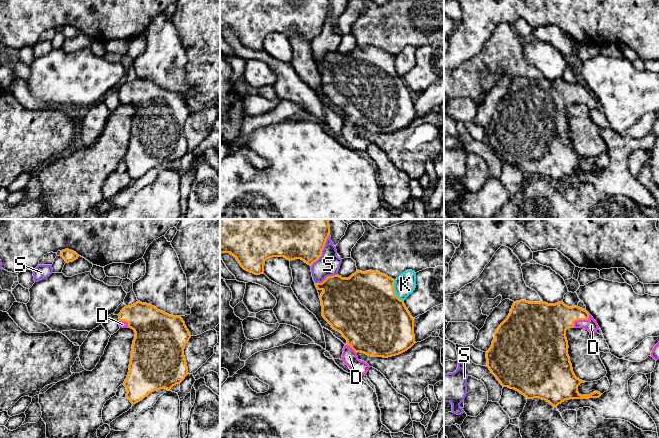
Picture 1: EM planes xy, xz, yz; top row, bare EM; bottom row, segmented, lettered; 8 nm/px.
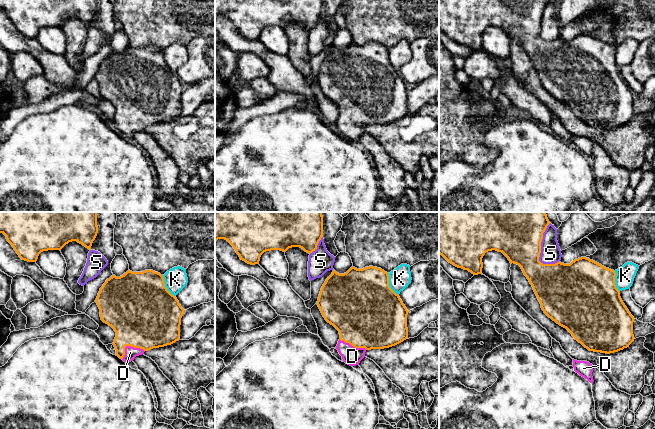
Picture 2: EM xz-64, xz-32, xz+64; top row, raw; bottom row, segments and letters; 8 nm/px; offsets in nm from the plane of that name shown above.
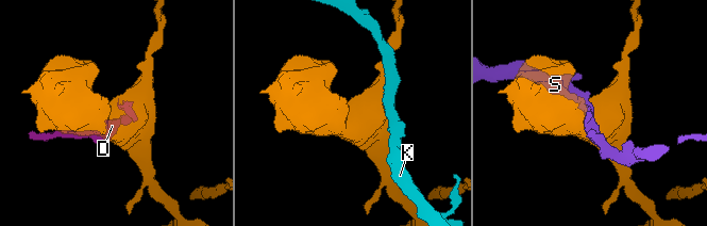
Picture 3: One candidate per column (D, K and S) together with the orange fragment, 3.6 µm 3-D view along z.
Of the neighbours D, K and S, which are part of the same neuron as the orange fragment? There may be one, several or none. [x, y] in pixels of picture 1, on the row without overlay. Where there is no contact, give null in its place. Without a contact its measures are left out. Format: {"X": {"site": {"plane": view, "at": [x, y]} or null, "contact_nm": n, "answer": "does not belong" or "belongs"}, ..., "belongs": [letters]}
{"D": {"site": {"plane": "yz", "at": [580, 95]}, "contact_nm": 170, "answer": "belongs"}, "K": {"site": {"plane": "xz", "at": [394, 67]}, "contact_nm": 190, "answer": "does not belong"}, "S": {"site": {"plane": "xz", "at": [321, 27]}, "contact_nm": 300, "answer": "does not belong"}, "belongs": ["D"]}

